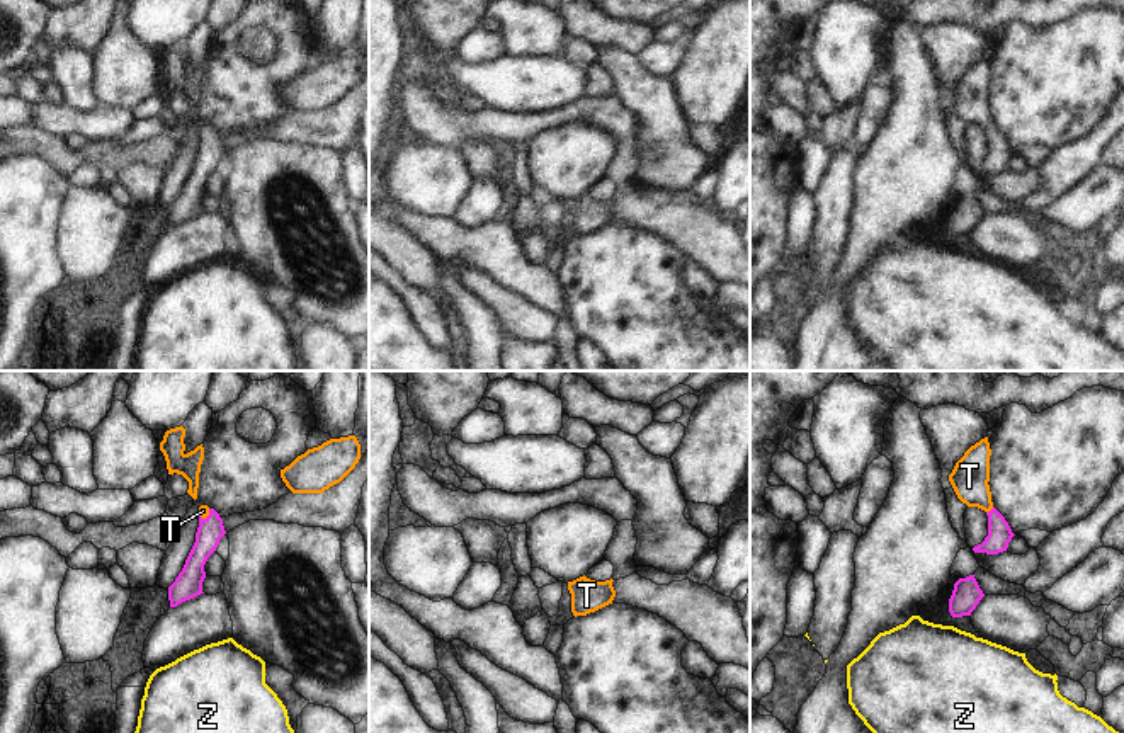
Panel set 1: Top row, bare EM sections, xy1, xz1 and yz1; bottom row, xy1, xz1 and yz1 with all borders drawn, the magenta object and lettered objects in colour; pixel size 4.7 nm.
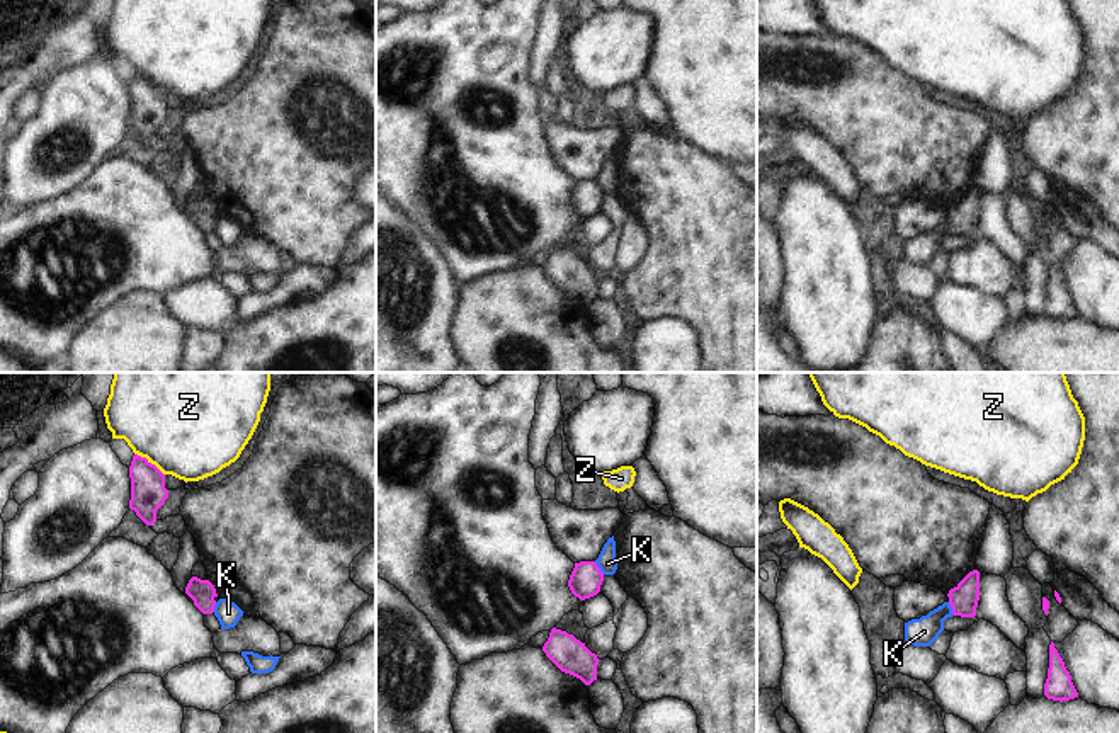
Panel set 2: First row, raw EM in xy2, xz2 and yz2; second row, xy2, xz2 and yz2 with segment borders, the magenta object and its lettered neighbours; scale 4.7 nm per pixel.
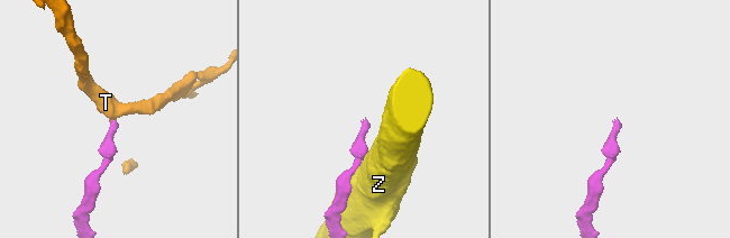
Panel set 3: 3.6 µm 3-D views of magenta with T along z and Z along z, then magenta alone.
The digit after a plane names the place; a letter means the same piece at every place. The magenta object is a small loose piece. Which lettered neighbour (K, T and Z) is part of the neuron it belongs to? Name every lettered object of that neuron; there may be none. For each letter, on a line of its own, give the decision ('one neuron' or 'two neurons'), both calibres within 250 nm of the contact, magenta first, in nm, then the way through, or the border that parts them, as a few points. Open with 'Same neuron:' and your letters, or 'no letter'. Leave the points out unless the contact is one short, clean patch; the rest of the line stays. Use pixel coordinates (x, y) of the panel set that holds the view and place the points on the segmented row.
Same neuron: T
K: two neurons | 150/90 nm | along xz2 (594, 562), (604, 573)
T: one neuron | 110/180 nm | across yz1 (1000, 534), (992, 509), (971, 488), (970, 477)
Z: two neurons | 170/500 nm

